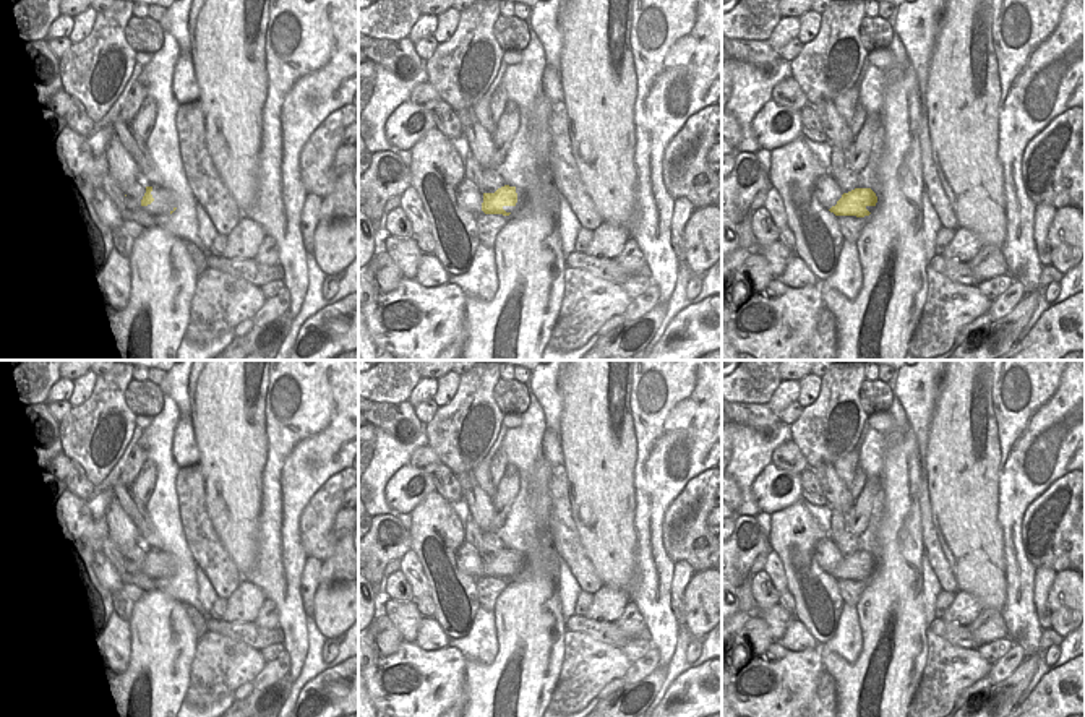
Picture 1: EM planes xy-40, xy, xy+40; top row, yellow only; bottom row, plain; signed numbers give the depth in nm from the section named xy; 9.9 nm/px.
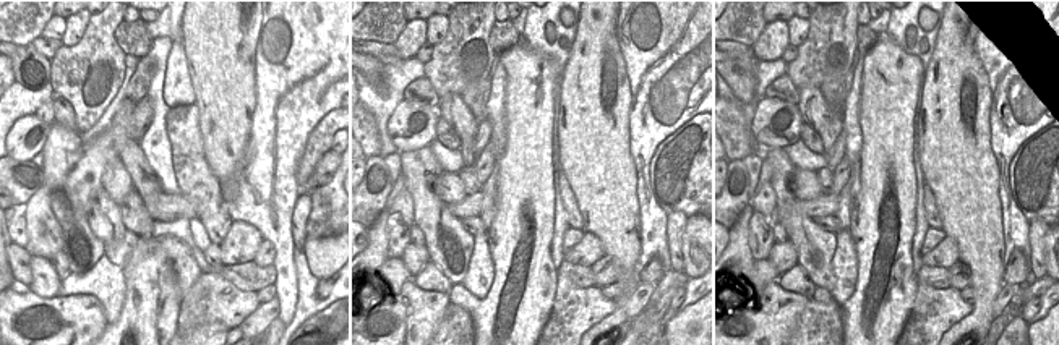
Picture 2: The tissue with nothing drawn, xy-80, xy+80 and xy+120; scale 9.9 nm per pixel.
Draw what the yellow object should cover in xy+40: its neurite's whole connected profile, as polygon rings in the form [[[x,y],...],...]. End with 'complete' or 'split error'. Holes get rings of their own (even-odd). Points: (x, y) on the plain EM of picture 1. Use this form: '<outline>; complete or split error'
[[[855,552],[848,556],[843,556],[842,561],[829,574],[835,579],[856,579],[864,581],[871,576],[868,569],[876,569],[877,560],[871,552]]]; complete

